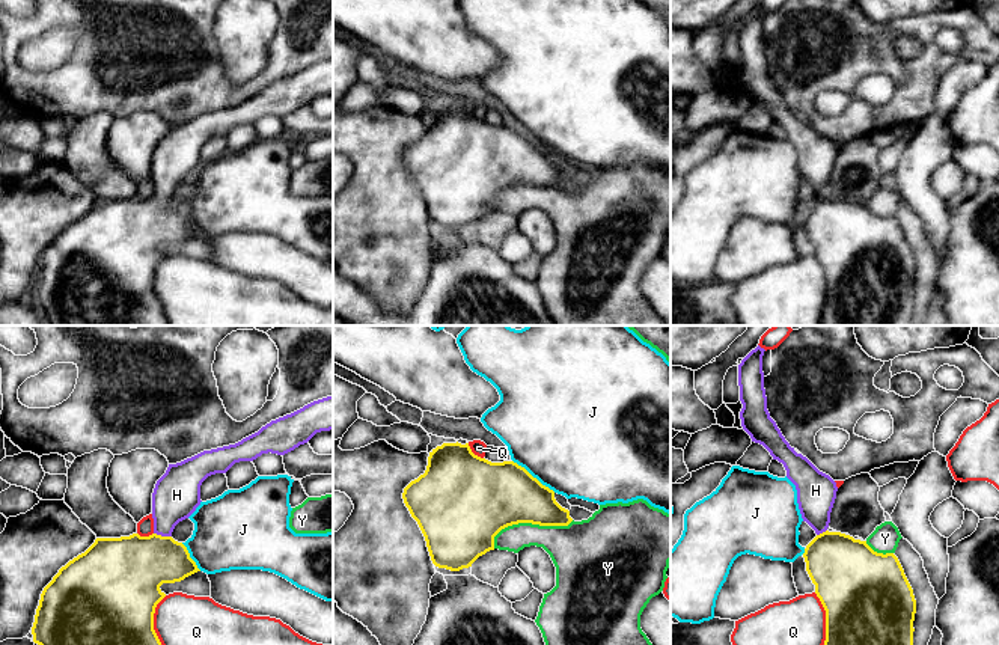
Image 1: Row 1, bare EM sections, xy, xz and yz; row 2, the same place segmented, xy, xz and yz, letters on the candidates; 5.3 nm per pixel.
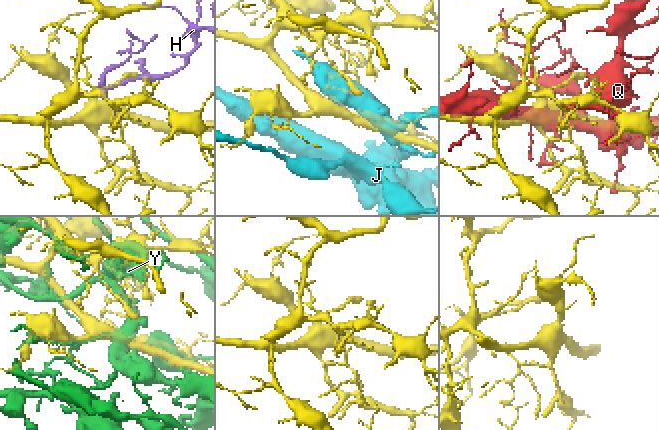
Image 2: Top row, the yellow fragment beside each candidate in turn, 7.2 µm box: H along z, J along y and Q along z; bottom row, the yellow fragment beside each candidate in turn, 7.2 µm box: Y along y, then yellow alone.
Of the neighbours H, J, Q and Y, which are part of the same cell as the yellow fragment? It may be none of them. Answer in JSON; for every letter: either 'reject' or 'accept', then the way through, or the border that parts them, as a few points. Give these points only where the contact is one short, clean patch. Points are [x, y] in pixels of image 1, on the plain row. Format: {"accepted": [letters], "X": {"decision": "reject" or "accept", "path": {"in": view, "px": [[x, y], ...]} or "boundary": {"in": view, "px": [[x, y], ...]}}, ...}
{"accepted": ["H"], "H": {"decision": "accept", "path": {"in": "xy", "px": [[130, 232], [163, 199], [166, 175], [177, 157]]}}, "J": {"decision": "reject"}, "Q": {"decision": "reject"}, "Y": {"decision": "reject"}}

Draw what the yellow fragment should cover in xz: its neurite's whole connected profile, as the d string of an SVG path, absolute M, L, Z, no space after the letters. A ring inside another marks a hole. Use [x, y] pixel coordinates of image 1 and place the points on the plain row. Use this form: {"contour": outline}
{"contour": "M458 104L443 105L429 115L425 136L404 151L402 161L425 199L432 226L451 234L469 231L479 219L494 212L494 199L508 188L518 185L568 188L573 184L570 173L556 164L554 154L524 130L514 124L491 125L475 118L469 105Z"}

